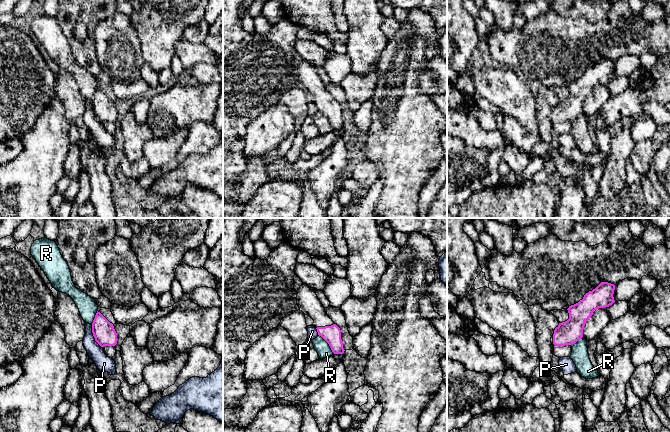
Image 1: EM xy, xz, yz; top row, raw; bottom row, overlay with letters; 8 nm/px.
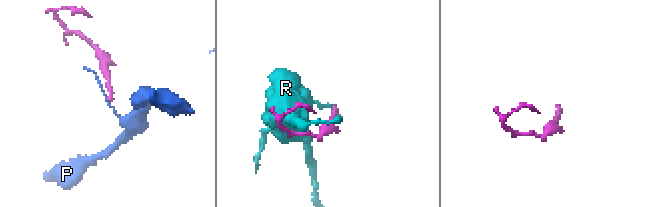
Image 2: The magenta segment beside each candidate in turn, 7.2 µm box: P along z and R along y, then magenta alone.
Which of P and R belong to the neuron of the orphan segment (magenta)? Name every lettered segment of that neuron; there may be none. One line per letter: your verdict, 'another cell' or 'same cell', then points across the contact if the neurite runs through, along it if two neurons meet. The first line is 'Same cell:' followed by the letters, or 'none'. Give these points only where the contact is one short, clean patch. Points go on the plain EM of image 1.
Same cell: none
P: another cell; border along xy (91, 101), (94, 116), (101, 123)
R: another cell

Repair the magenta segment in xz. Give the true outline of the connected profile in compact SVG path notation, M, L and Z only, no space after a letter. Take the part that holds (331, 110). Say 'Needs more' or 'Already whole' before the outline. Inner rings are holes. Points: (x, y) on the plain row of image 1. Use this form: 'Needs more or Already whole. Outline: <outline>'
Needs more. Outline: M302 60L297 66L297 80L305 91L313 96L313 102L330 122L334 130L343 130L343 117L340 104L328 93L325 84L318 75L315 66L306 60Z

